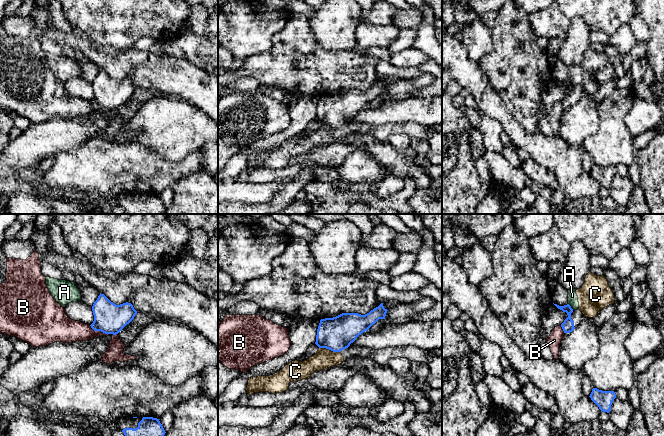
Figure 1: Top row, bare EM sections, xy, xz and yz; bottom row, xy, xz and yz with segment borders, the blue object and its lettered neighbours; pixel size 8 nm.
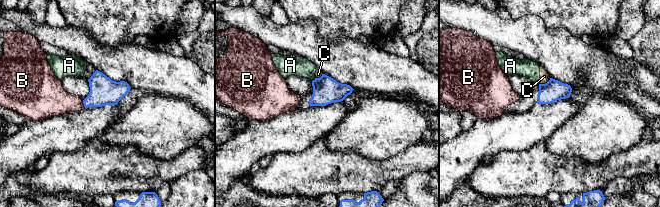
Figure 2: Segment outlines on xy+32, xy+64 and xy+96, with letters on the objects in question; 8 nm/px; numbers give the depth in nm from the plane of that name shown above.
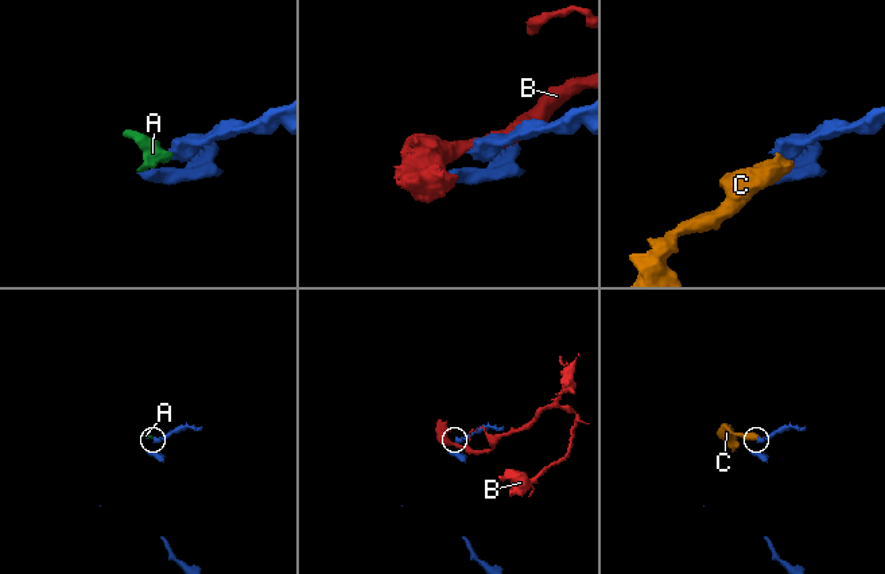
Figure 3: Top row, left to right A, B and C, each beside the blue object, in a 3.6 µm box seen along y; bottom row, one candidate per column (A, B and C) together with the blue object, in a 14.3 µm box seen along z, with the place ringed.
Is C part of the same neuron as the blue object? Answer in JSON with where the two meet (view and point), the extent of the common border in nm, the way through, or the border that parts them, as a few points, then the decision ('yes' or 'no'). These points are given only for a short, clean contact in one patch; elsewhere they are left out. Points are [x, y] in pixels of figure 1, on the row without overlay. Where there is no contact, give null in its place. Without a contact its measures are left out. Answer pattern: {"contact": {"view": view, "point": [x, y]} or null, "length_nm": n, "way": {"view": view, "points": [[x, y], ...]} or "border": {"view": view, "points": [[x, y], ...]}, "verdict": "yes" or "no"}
{"contact": {"view": "xz", "point": [329, 125]}, "length_nm": 170, "border": {"view": "xz", "points": [[319, 123], [339, 128]]}, "verdict": "no"}

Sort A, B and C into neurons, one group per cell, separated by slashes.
A C / B

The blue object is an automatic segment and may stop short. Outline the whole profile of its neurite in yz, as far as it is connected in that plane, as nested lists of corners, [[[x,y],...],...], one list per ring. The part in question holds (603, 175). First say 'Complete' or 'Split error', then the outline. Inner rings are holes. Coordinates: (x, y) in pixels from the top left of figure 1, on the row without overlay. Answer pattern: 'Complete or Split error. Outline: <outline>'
Complete. Outline: [[[593,164],[589,173],[601,187],[609,189],[612,178],[616,174],[616,170],[614,167],[602,167],[597,164]]]

